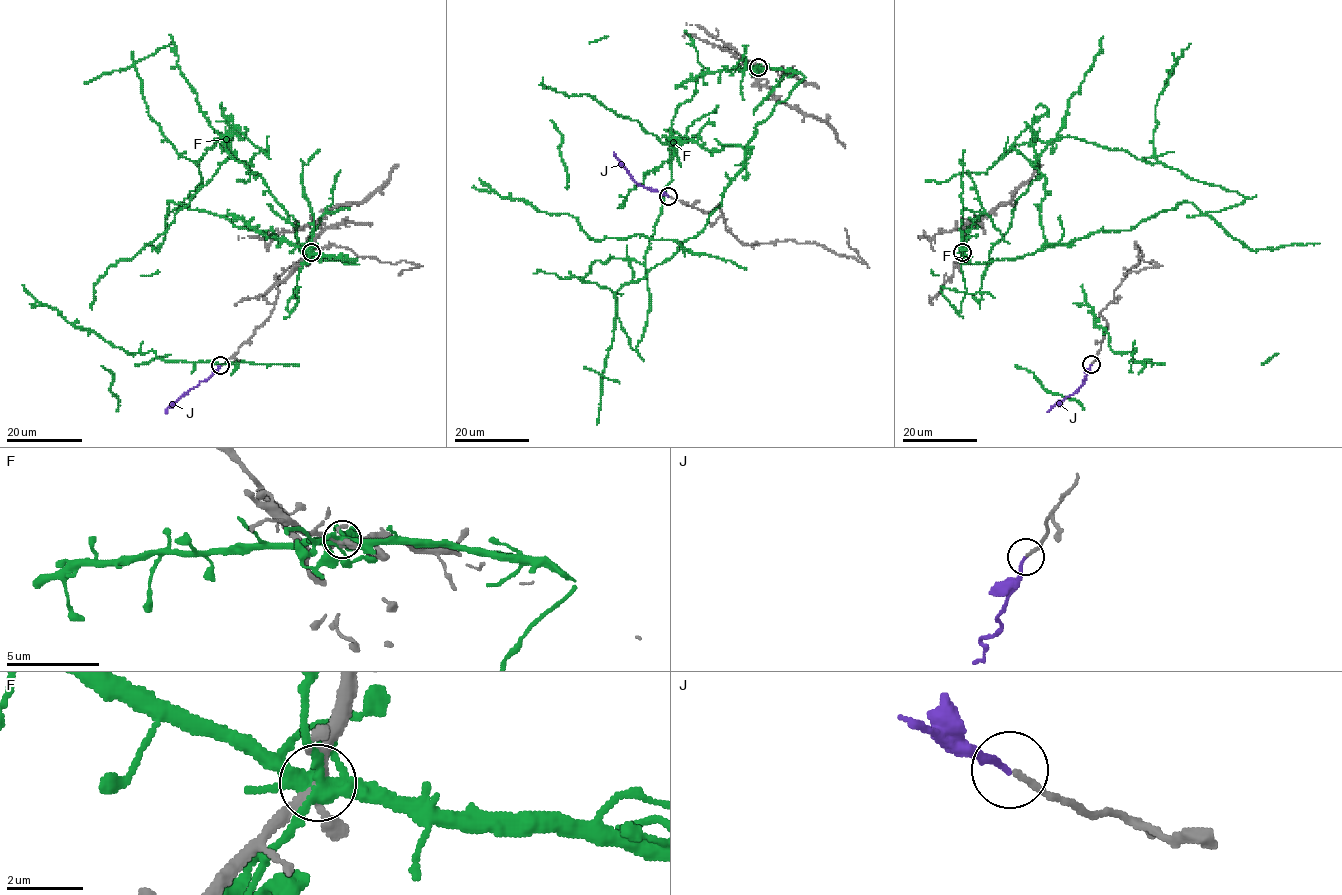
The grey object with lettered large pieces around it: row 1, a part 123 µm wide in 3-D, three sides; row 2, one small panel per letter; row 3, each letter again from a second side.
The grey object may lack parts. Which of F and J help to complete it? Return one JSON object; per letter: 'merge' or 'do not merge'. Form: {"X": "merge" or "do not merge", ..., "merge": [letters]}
{"F": "do not merge", "J": "merge", "merge": ["J"]}

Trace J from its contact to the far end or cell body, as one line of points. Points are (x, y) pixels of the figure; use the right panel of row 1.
J: (1091, 364), (1080, 387), (1054, 404), (1048, 412)

